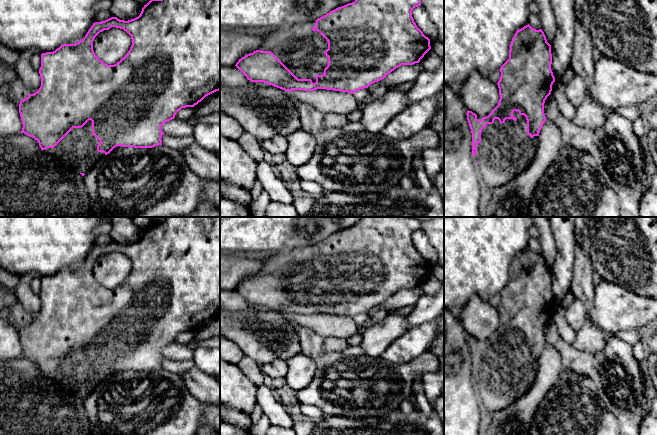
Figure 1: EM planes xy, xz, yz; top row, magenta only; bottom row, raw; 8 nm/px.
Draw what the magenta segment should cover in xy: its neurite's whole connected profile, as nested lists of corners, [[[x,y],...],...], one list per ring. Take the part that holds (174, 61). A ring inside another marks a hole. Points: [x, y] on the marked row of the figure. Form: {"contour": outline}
{"contour": [[[150,0],[140,15],[134,19],[124,21],[111,17],[105,21],[95,22],[85,37],[75,44],[63,44],[53,52],[41,54],[41,67],[39,69],[41,86],[33,94],[20,101],[19,113],[24,133],[38,141],[41,150],[55,157],[64,167],[75,170],[84,176],[100,159],[109,154],[115,147],[152,148],[162,145],[164,132],[161,126],[174,119],[176,113],[182,108],[194,107],[206,96],[220,90],[220,0]],[[116,27],[126,31],[132,39],[128,53],[116,64],[108,65],[101,61],[94,53],[93,41],[104,30]]]}

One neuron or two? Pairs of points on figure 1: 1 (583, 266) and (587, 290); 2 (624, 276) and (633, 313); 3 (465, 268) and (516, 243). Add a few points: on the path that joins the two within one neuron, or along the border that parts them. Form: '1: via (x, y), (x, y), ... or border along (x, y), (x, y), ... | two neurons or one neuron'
1: via (583, 272), (583, 284) | one neuron
2: border along (605, 280), (646, 297) | two neurons
3: via (478, 255), (490, 243), (503, 243) | one neuron

